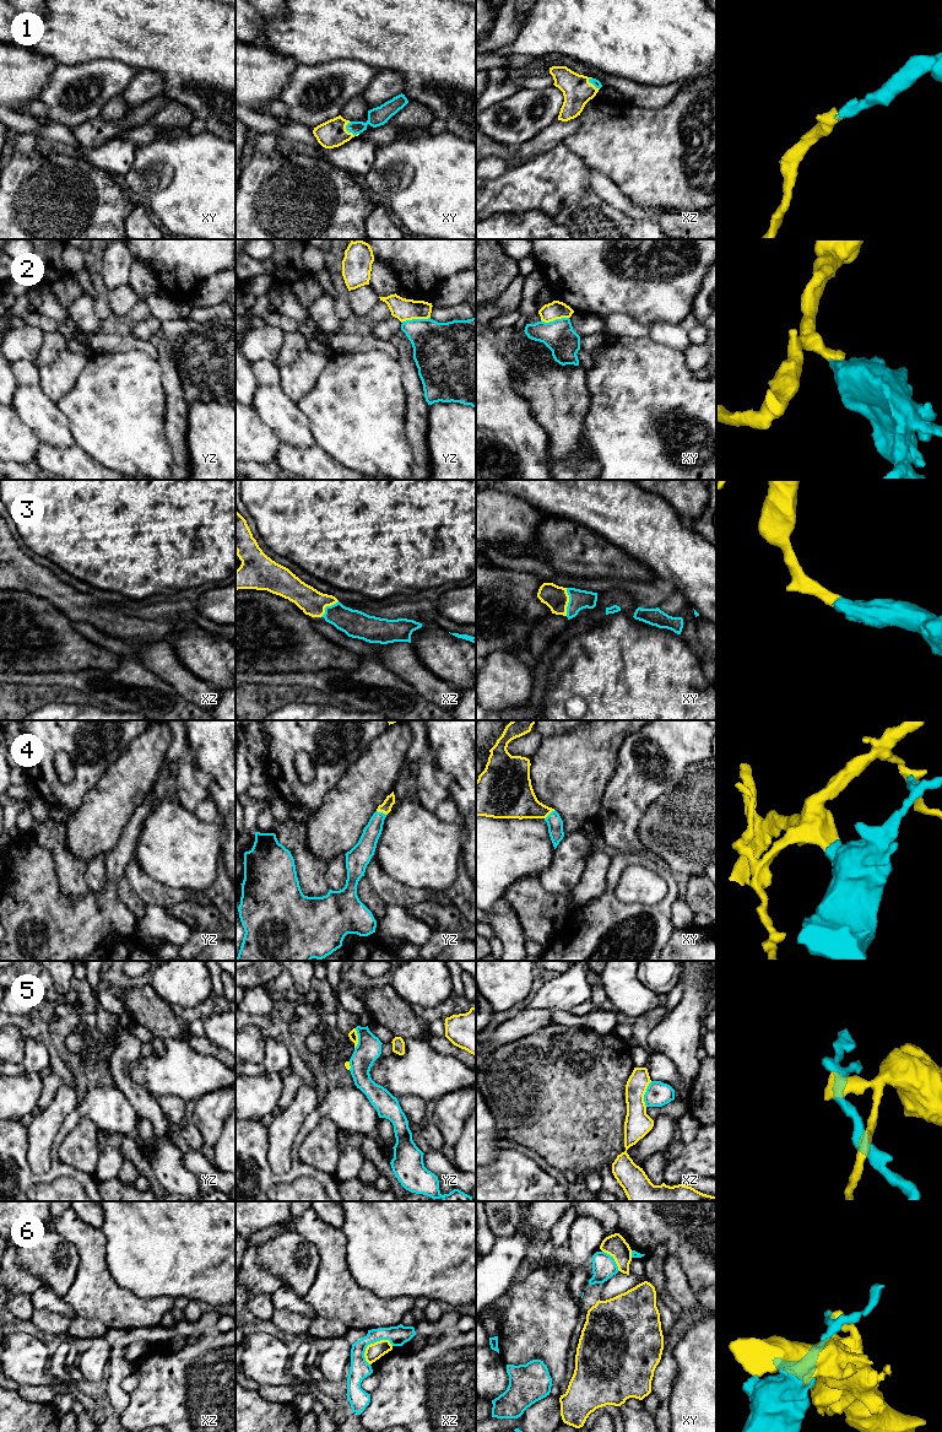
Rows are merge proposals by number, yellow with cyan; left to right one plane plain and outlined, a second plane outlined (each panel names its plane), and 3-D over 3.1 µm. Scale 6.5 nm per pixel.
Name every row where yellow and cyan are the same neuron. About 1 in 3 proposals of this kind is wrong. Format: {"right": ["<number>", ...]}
{"right": ["1", "3", "4"]}

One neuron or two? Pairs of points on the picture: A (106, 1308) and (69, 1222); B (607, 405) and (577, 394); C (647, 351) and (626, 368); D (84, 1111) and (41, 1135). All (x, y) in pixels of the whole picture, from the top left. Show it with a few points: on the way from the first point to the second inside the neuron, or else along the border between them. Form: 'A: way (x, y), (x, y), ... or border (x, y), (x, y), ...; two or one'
A: way (93, 1287), (92, 1246), (90, 1243); one
B: border (586, 371), (589, 410), (583, 427); two
C: way (643, 357), (632, 368); one
D: border (79, 1104), (68, 1114), (49, 1149); two

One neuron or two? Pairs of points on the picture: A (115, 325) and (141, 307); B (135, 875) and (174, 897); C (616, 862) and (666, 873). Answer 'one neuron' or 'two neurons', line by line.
A: one neuron
B: one neuron
C: one neuron

